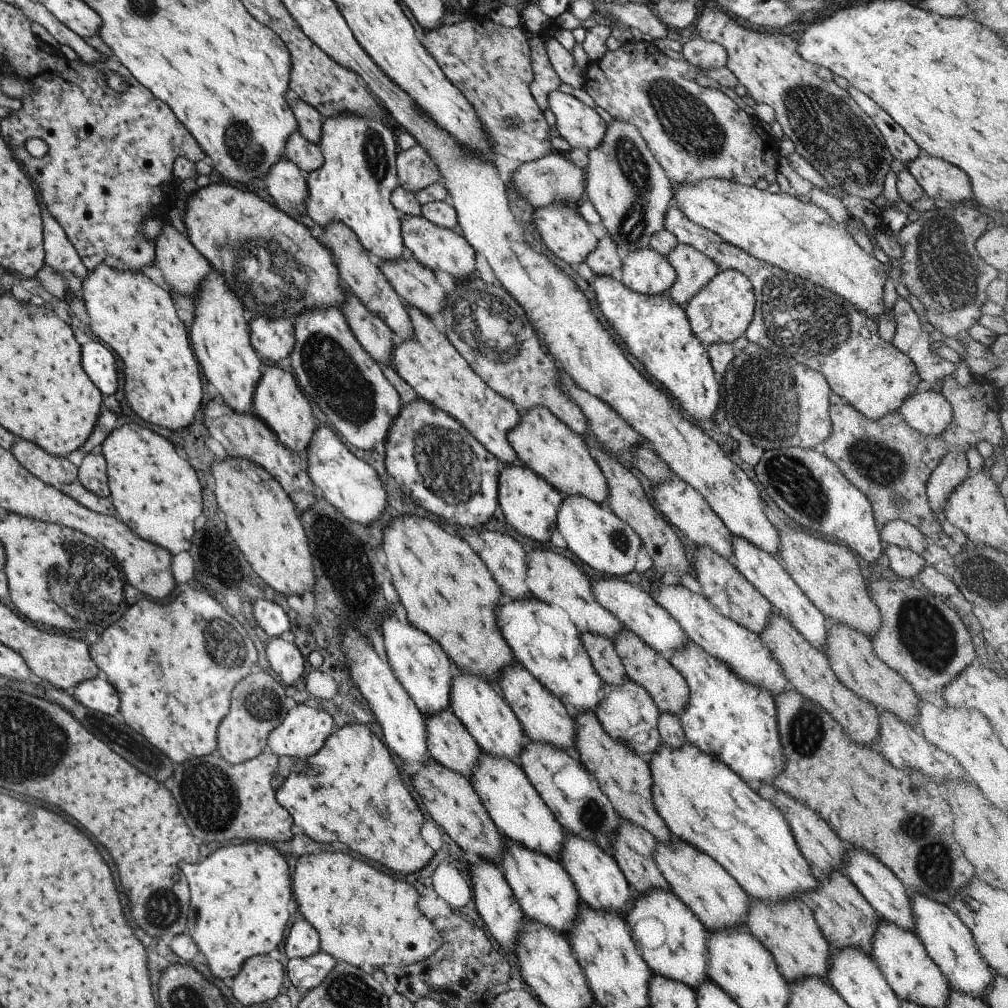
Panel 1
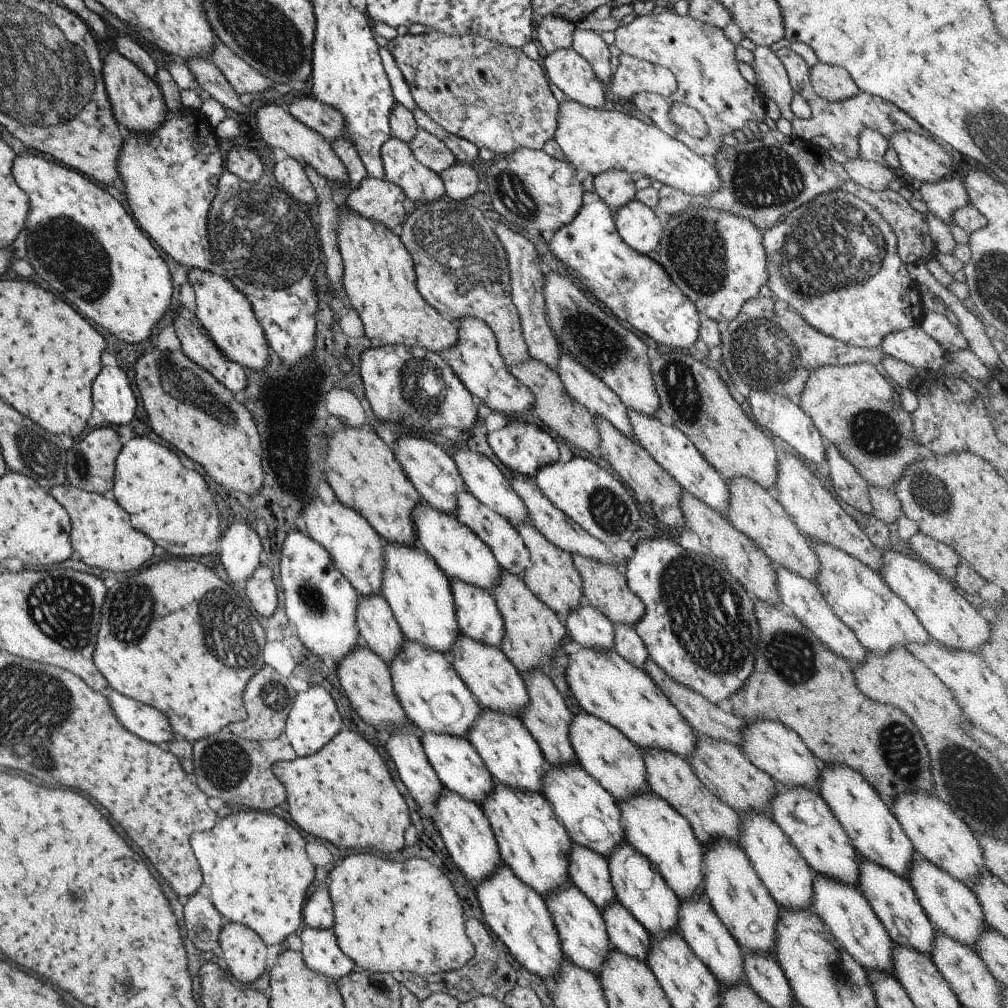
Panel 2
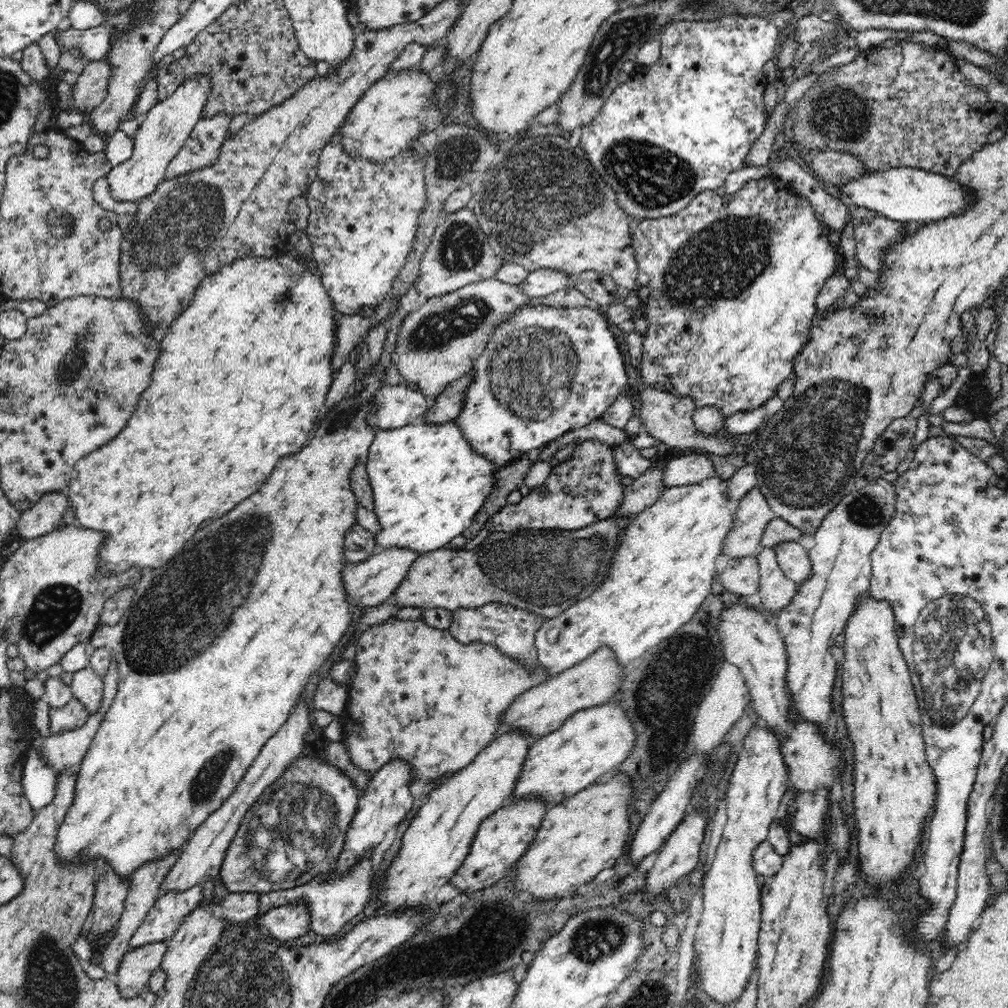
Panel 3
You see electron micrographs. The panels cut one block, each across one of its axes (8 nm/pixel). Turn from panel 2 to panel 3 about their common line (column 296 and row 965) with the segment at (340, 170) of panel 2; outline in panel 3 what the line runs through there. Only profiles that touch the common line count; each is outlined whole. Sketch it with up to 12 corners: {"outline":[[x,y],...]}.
{"outline":[[169,942],[122,957],[114,979],[123,996],[147,988],[161,968]]}

